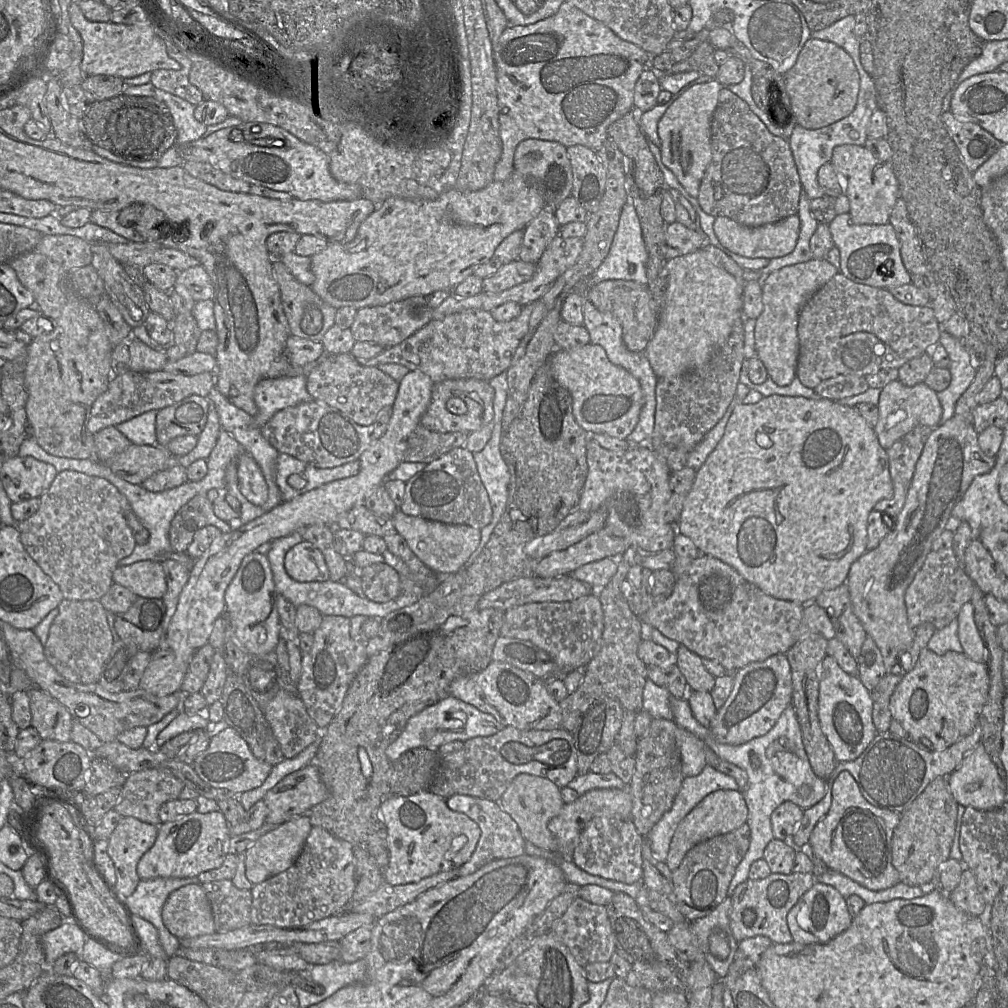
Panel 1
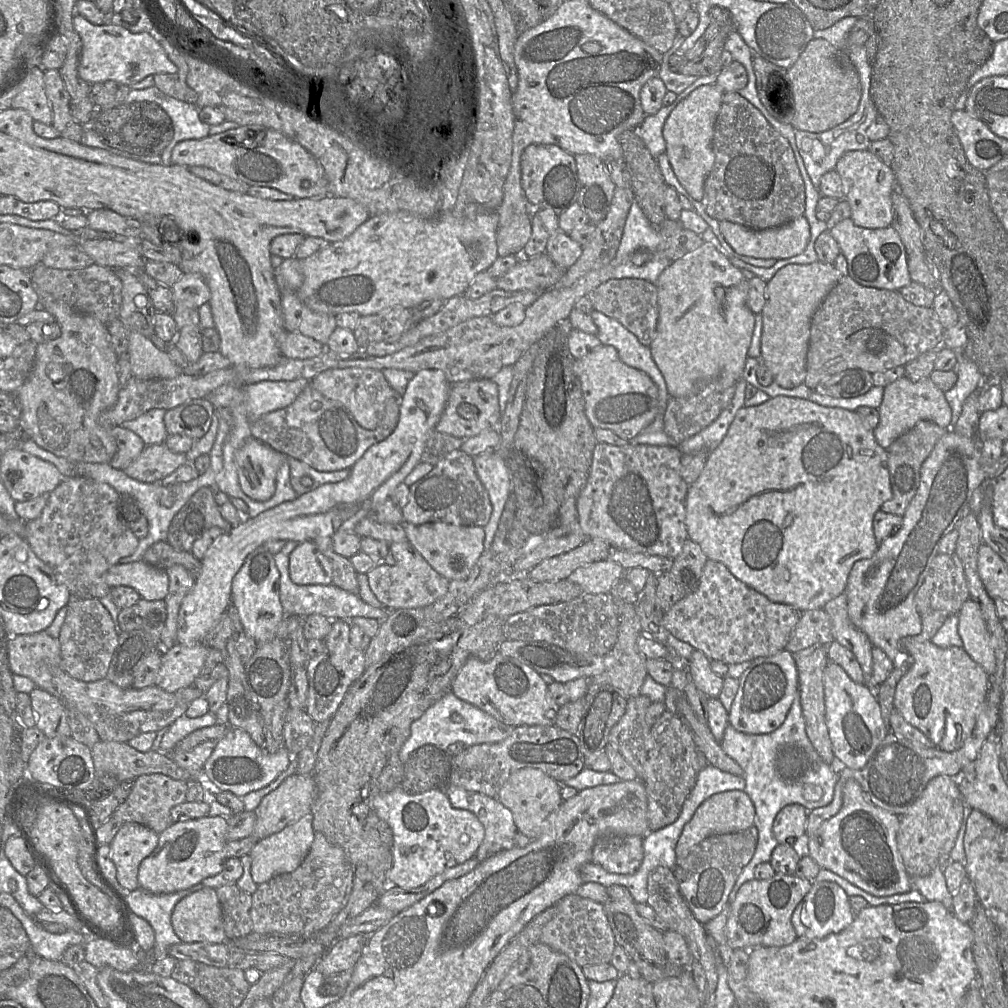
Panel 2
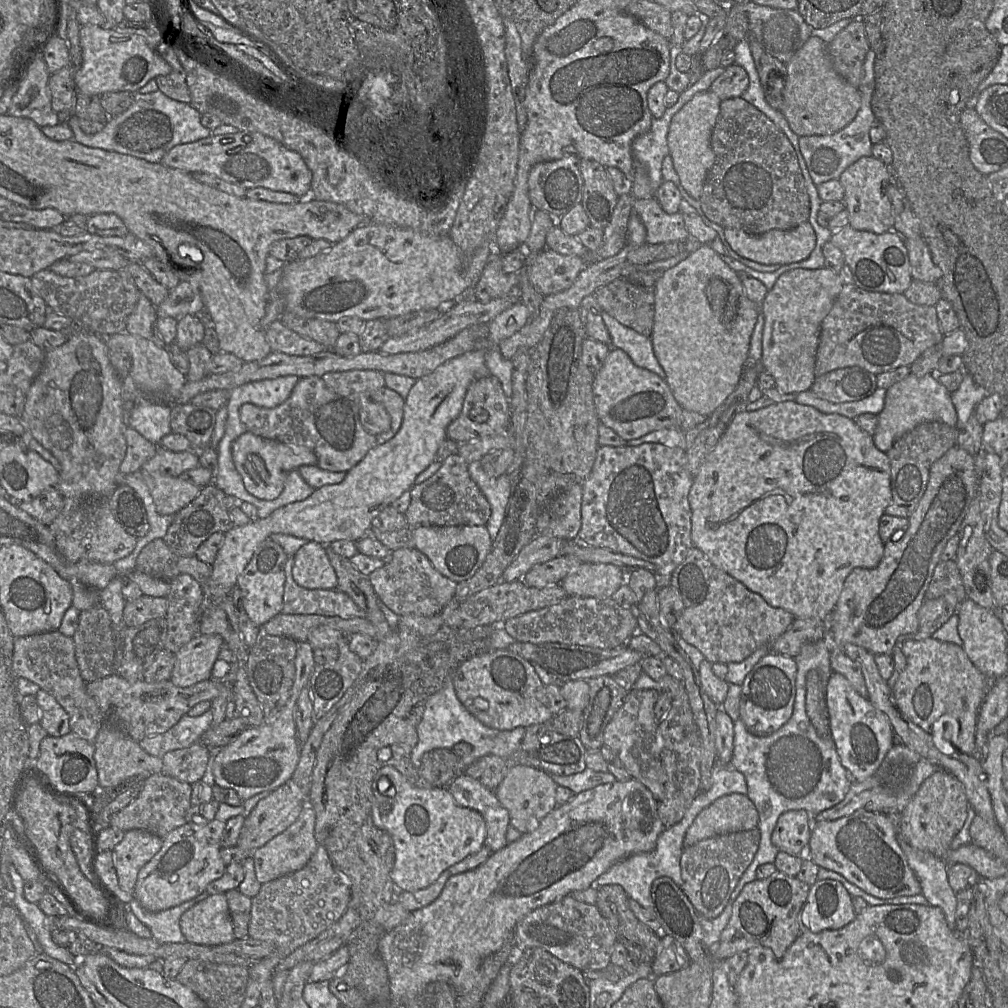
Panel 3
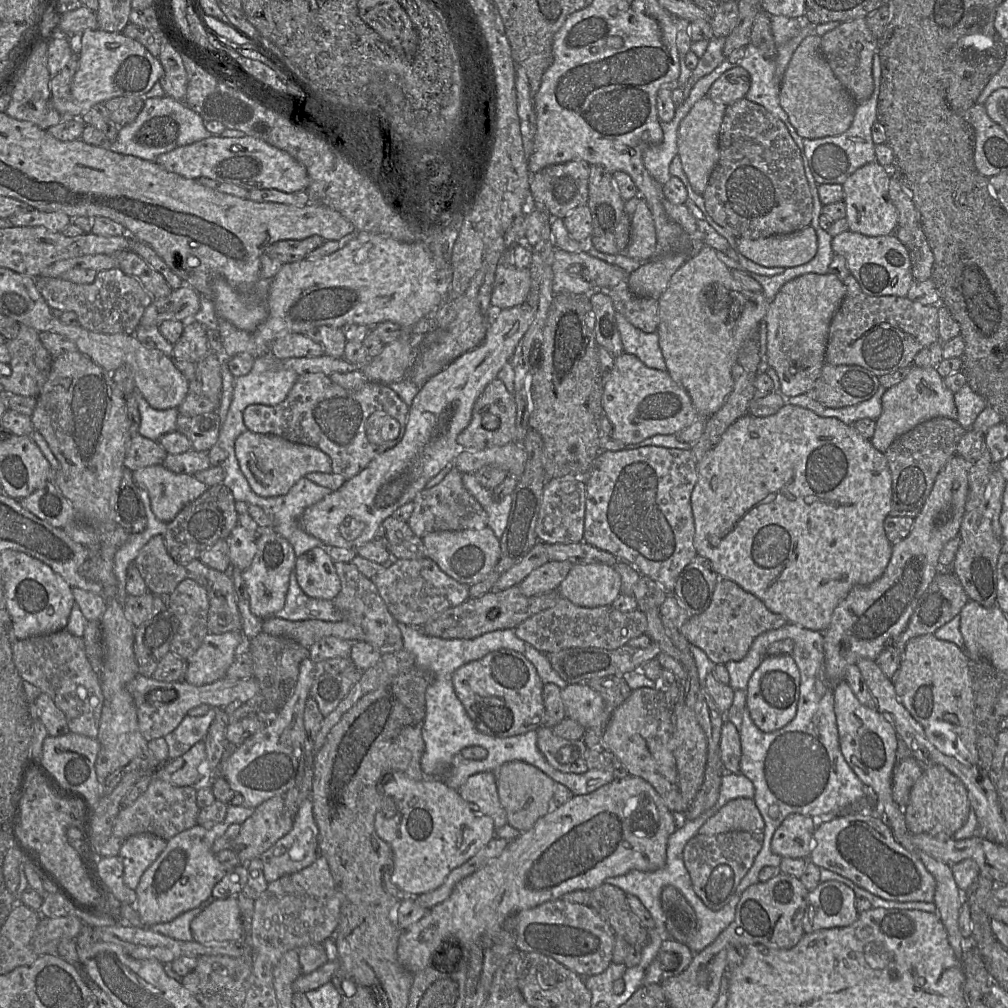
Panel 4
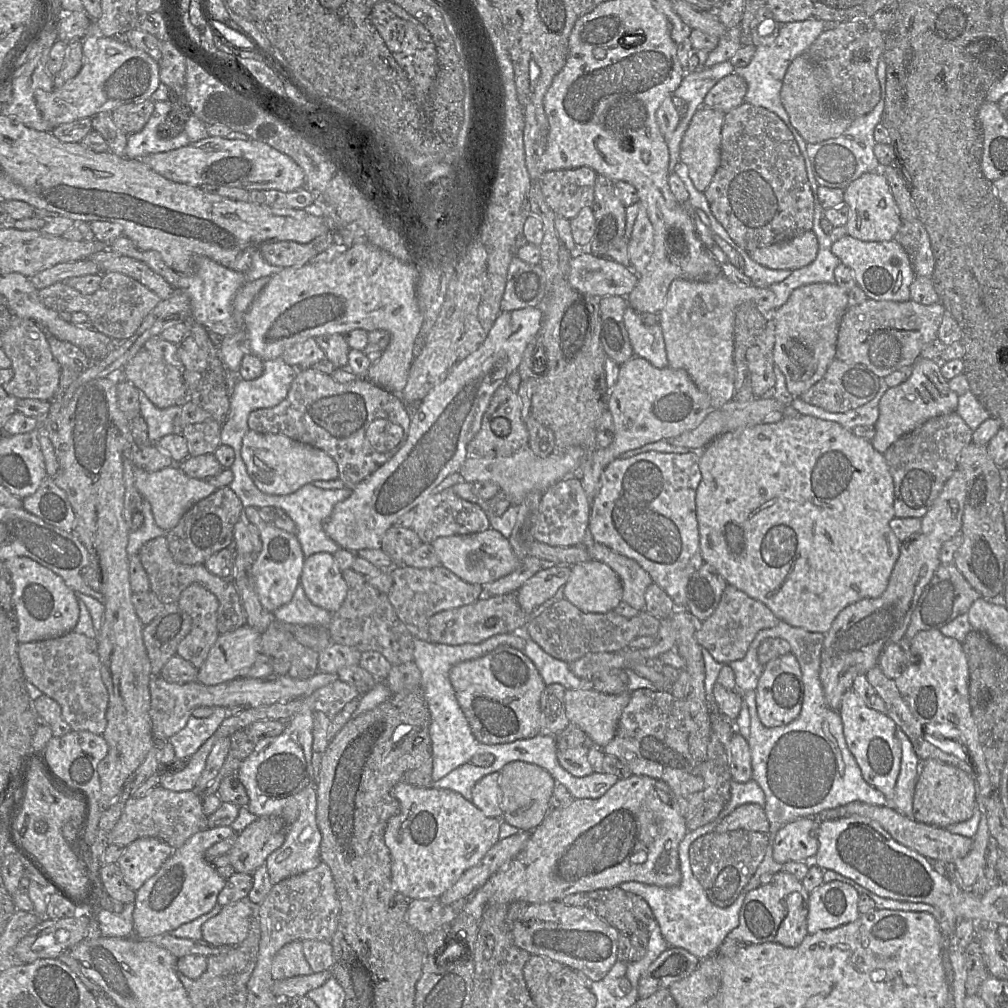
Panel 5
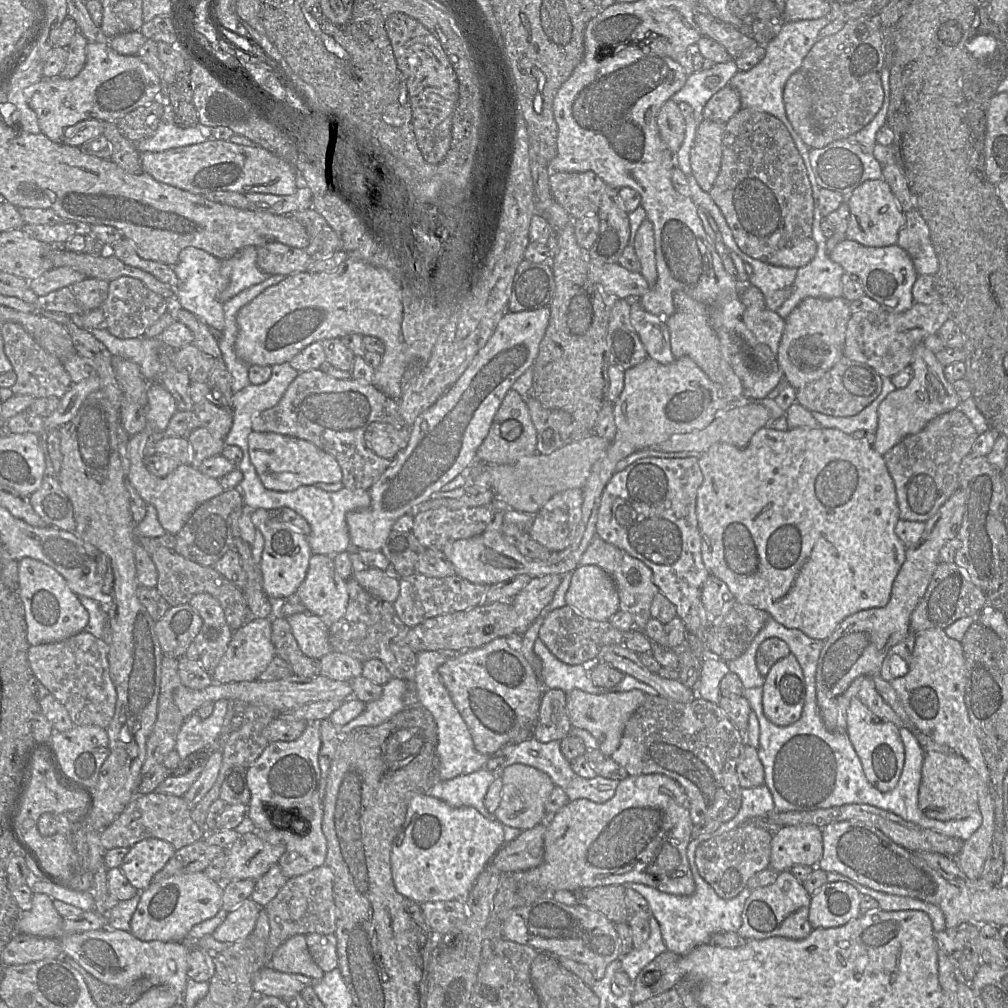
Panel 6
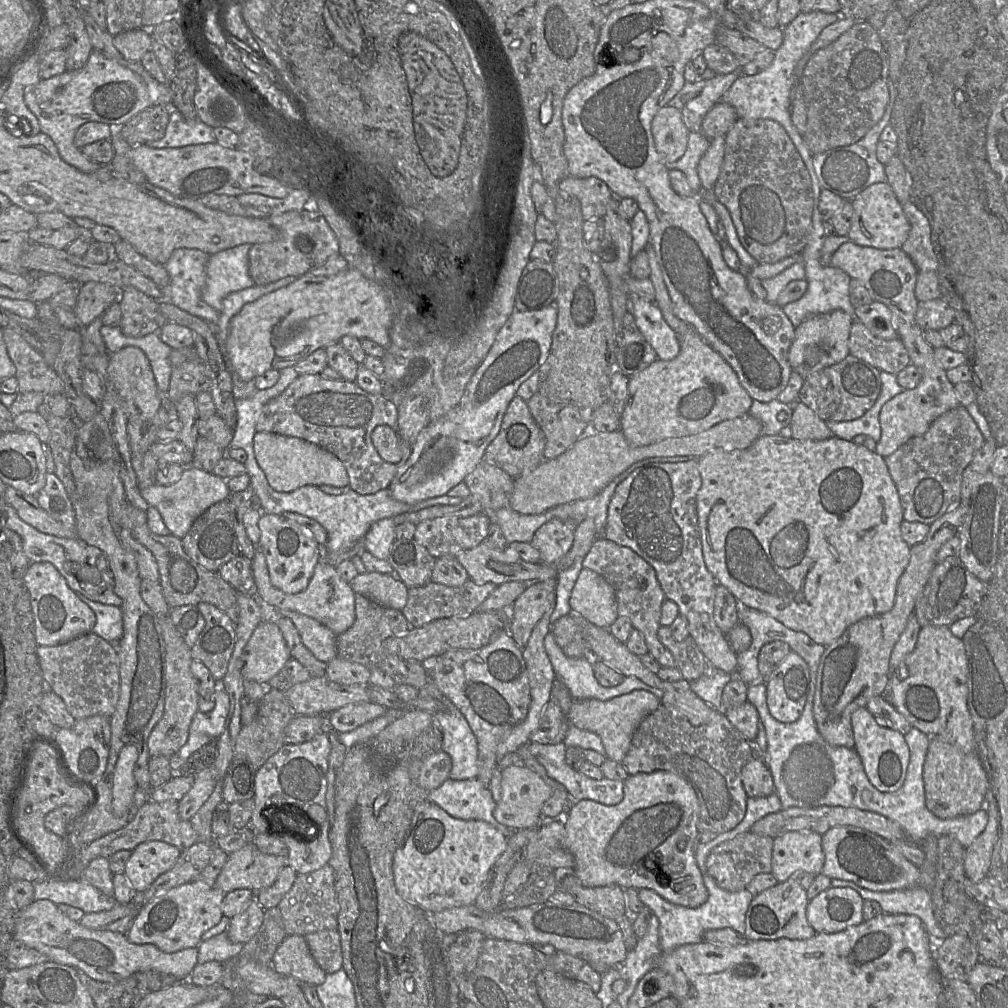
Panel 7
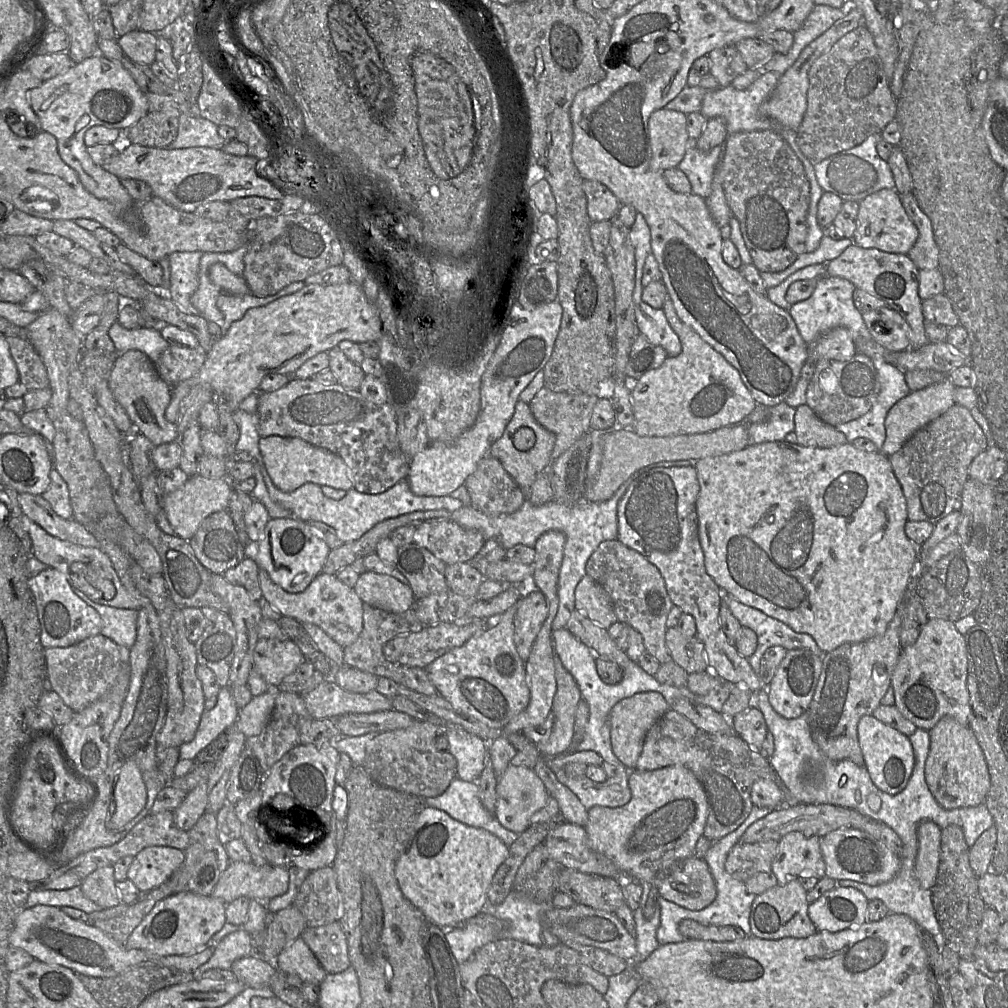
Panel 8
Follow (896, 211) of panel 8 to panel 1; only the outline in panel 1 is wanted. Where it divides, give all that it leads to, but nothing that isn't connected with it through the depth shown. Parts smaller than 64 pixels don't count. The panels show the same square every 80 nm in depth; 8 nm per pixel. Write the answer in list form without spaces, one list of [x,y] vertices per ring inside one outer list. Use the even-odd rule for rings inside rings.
[[[865,145],[836,146],[830,161],[844,183],[850,202],[849,214],[855,224],[887,224],[899,198],[899,184],[890,162],[882,162]]]

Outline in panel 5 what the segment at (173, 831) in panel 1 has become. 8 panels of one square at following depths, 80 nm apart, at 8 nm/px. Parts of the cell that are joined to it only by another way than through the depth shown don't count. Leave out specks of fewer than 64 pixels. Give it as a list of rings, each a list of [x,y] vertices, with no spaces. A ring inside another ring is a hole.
[[[230,826],[205,829],[194,834],[183,846],[173,851],[159,871],[136,891],[135,910],[133,912],[135,938],[148,938],[159,934],[170,934],[181,925],[197,919],[215,907],[218,895],[226,884],[226,879],[216,872],[211,863],[205,860],[204,855],[209,847],[227,839],[233,833],[234,830]]]

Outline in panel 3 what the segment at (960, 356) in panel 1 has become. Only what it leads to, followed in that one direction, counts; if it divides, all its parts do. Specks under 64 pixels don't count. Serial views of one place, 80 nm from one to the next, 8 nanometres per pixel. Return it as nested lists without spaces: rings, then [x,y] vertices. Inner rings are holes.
[[[964,373],[959,387],[950,393],[957,414],[955,427],[958,430],[964,428],[970,416],[975,413],[976,406],[988,395],[988,391],[977,385],[968,373]]]

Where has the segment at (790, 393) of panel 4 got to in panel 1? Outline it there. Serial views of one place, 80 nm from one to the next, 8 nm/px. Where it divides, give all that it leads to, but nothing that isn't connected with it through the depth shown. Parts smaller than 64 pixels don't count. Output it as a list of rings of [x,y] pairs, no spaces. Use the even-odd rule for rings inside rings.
[[[813,258],[807,262],[784,266],[763,279],[763,310],[754,329],[755,351],[764,364],[768,377],[778,386],[789,385],[796,378],[799,354],[797,333],[799,313],[813,294],[824,286],[839,269],[825,259]]]

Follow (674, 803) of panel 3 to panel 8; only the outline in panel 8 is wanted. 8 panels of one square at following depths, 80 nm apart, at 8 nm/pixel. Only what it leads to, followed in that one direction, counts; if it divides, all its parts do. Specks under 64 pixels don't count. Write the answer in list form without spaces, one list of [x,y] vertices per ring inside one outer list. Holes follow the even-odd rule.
[[[670,708],[647,732],[635,770],[650,771],[673,765],[689,769],[700,782],[708,807],[703,835],[712,842],[736,830],[749,816],[754,806],[751,788],[758,779],[774,780],[784,793],[785,806],[799,804],[793,801],[769,759],[750,747],[735,731],[732,734],[706,732]]]

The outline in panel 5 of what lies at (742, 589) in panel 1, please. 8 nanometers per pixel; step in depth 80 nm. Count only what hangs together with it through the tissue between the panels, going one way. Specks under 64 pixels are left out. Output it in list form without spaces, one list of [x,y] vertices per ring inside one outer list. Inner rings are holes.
[[[728,584],[713,614],[698,624],[695,638],[715,661],[728,664],[745,657],[759,631],[775,627],[779,622],[780,620],[762,602]]]

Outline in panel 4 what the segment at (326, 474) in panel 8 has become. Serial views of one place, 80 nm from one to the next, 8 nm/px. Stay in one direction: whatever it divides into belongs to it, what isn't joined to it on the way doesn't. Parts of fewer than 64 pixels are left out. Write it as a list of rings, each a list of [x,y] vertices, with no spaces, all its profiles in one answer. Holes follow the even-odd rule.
[[[246,430],[235,440],[235,455],[252,490],[262,497],[282,496],[310,472],[333,473],[331,458],[318,448],[291,442],[273,434]]]

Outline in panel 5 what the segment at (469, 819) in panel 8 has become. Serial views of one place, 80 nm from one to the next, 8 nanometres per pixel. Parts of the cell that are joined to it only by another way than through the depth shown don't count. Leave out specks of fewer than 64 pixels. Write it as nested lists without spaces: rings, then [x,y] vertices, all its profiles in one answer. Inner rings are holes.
[[[472,763],[463,764],[440,780],[433,782],[432,787],[455,791],[471,801],[475,784],[484,776],[494,773],[494,770],[489,772],[489,767],[491,766],[482,767]]]

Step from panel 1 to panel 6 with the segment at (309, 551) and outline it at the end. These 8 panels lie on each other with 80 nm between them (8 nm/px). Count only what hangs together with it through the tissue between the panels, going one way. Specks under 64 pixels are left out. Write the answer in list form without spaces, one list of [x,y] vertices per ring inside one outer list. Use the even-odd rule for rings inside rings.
[[[320,554],[311,556],[306,577],[295,592],[295,596],[307,612],[317,615],[328,627],[345,615],[349,601],[347,580],[337,572],[332,556]]]

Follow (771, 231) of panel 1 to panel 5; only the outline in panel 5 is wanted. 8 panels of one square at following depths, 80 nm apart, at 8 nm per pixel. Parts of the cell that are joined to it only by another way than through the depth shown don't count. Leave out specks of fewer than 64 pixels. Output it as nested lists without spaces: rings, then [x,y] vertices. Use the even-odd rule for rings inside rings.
[[[807,231],[790,240],[775,243],[763,248],[748,252],[750,258],[758,264],[769,269],[796,270],[809,265],[816,258],[818,252],[818,240],[814,232]]]

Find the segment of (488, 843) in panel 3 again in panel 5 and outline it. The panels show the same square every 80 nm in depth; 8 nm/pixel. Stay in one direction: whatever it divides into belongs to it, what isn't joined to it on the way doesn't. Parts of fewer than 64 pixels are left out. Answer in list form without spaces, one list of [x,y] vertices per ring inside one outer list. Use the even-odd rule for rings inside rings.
[[[498,772],[484,776],[475,784],[471,802],[486,816],[501,819],[503,811]]]

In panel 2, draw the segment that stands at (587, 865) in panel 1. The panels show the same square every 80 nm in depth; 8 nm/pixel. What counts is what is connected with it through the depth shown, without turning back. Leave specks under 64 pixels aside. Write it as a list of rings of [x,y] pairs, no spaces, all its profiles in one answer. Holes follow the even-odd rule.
[[[634,835],[602,836],[593,847],[591,862],[610,873],[634,874],[644,857],[643,841],[644,837]]]

